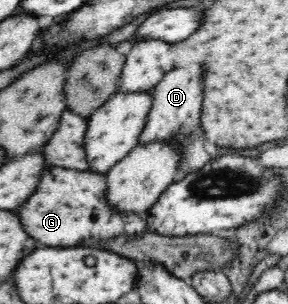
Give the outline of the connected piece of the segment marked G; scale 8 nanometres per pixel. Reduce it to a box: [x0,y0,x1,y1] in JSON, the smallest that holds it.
[19,168,151,246]

